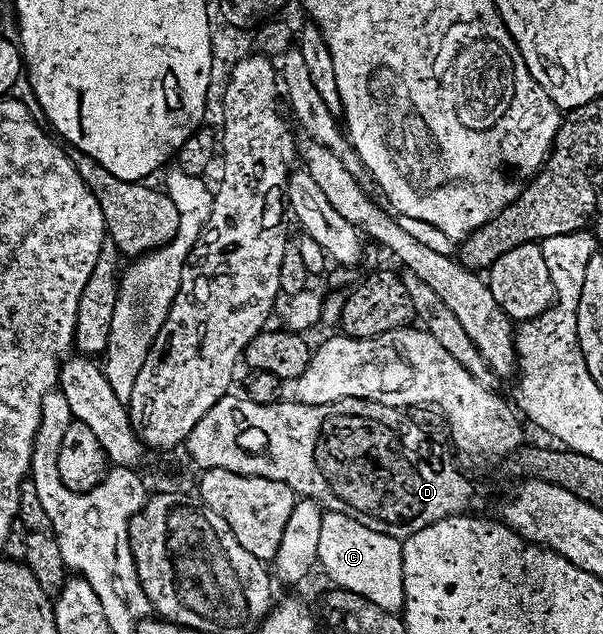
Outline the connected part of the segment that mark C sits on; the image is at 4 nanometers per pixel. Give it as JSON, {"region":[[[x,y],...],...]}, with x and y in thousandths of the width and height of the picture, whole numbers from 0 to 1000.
{"region":[[[541,808],[529,842],[526,883],[557,927],[605,940],[635,961],[658,964],[670,956],[668,888],[660,849],[615,838],[602,831],[602,825],[589,825],[589,819],[567,809]]]}

